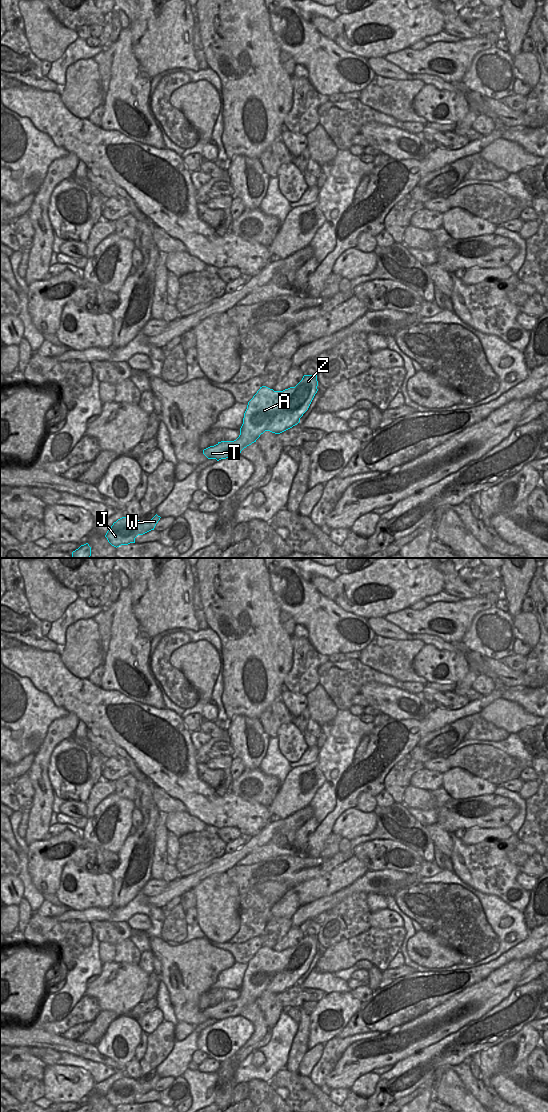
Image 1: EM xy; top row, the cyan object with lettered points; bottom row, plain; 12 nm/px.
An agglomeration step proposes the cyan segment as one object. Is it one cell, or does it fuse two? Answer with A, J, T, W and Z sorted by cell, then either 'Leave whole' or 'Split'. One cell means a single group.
Groups: A J T W Z. Leave whole.

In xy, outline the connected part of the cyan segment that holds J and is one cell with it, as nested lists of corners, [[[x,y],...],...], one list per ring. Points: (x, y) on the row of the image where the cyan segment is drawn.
[[[156,514],[150,521],[141,523],[138,519],[127,516],[122,517],[113,523],[105,537],[108,542],[116,548],[121,545],[135,543],[135,538],[138,535],[143,535],[154,530],[160,518],[161,517]]]

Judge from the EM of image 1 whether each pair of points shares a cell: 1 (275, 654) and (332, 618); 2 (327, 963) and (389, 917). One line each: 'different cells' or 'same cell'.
1: different cells
2: different cells

